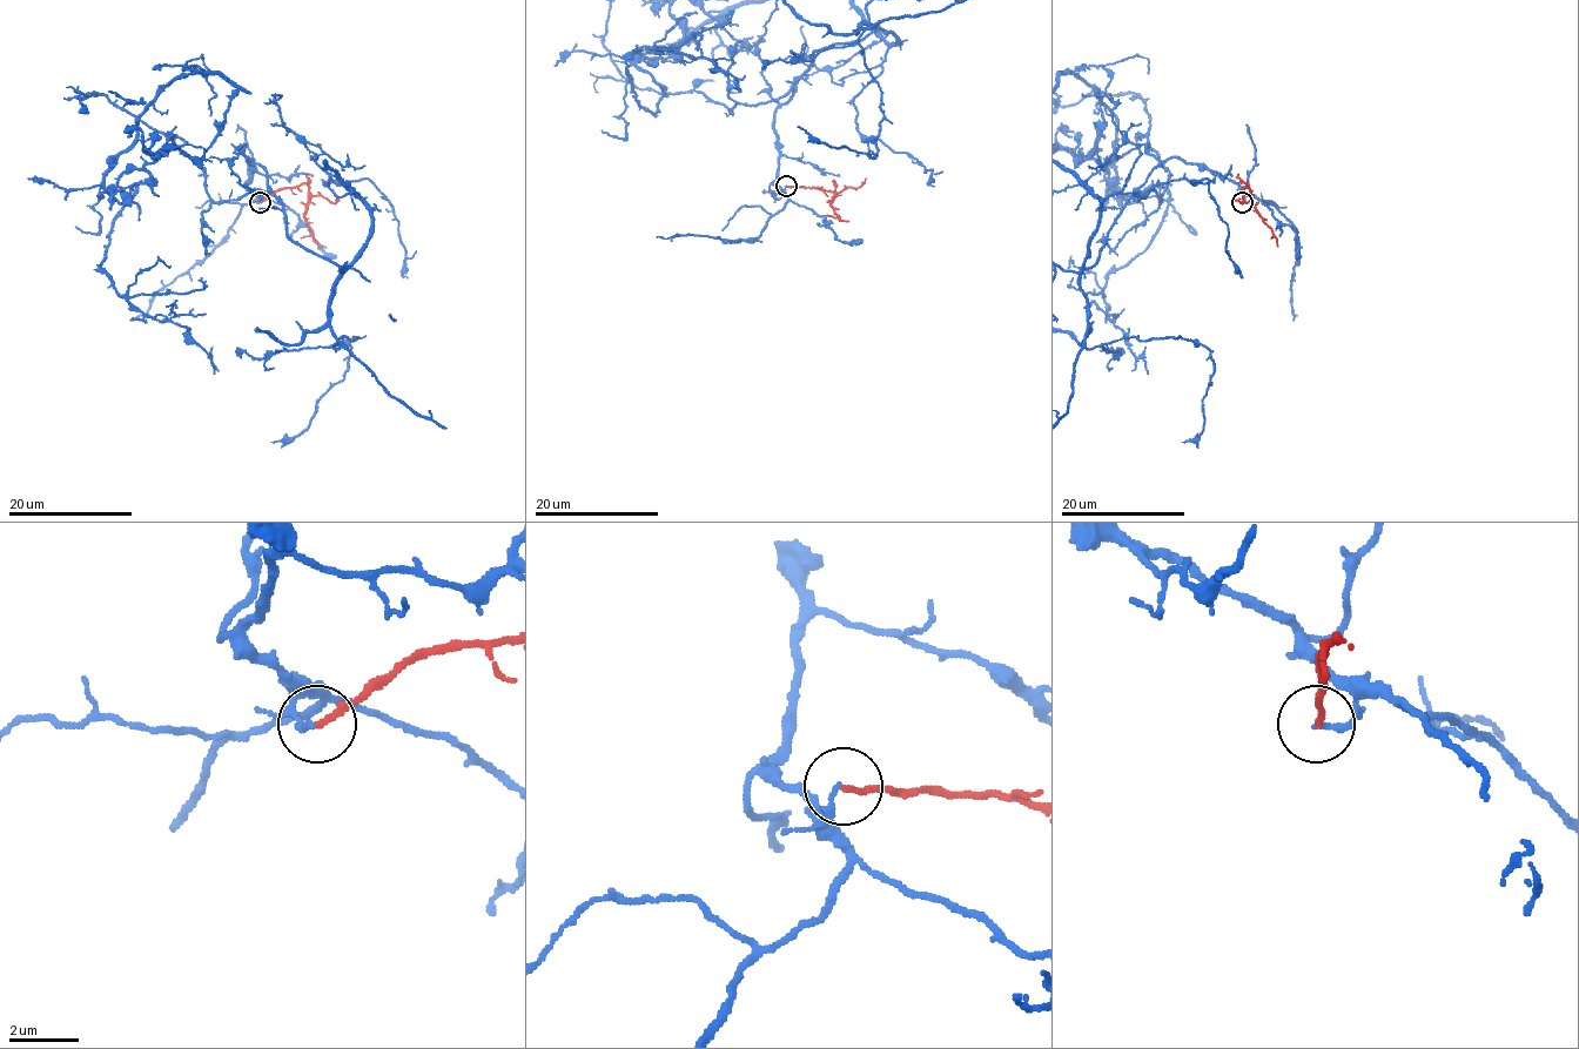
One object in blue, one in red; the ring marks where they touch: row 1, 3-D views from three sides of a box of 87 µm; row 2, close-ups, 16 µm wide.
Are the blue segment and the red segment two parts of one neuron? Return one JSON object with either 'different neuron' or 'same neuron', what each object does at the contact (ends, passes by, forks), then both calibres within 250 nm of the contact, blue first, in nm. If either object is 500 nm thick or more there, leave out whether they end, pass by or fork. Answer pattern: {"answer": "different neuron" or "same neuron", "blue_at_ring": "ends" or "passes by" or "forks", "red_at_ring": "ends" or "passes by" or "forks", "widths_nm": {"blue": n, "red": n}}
{"answer": "different neuron", "blue_at_ring": "ends", "red_at_ring": "ends", "widths_nm": {"blue": 160, "red": 170}}

